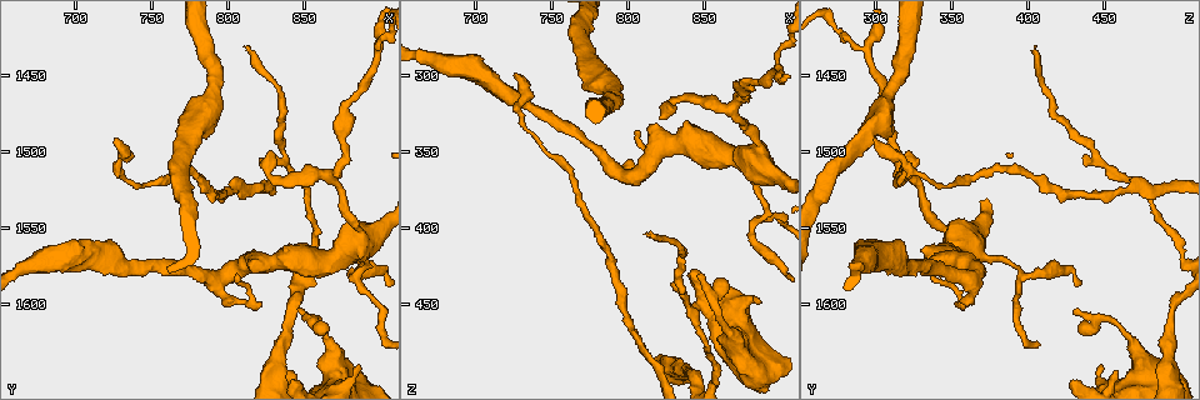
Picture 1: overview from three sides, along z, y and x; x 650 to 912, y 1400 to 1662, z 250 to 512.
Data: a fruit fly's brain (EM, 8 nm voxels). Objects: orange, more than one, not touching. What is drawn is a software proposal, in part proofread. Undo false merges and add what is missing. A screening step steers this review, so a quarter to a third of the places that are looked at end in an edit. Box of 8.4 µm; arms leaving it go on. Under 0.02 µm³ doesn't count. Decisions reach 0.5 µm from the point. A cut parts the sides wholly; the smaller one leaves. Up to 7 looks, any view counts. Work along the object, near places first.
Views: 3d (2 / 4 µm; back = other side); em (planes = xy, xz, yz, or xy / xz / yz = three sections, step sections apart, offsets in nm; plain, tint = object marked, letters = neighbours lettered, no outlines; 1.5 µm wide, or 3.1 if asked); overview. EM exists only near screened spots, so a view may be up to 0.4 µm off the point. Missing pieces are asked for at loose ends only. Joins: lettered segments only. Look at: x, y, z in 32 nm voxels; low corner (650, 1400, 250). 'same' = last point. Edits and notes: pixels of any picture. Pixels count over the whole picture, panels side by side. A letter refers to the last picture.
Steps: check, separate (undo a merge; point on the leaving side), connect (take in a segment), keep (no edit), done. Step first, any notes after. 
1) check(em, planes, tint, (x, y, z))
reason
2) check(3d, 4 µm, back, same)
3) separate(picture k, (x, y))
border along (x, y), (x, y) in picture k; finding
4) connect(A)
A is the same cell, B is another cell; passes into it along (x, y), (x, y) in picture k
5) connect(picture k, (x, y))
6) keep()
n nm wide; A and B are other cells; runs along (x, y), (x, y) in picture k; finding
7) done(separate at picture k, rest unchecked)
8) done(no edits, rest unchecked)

check(3d, 2 µm, (730, 1504, 316))
calibre changes

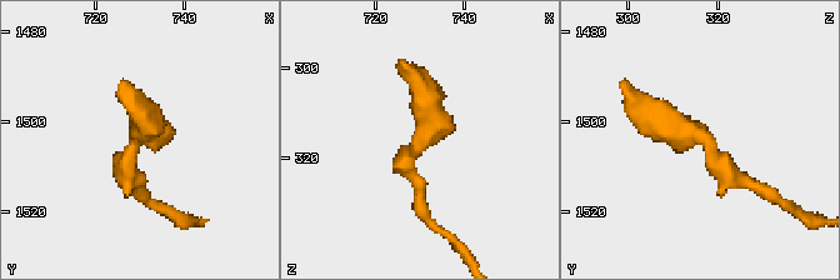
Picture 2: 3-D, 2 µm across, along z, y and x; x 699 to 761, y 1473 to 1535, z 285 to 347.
check(em, xz, step 4, tint, (731, 1504, 317))
now the EM

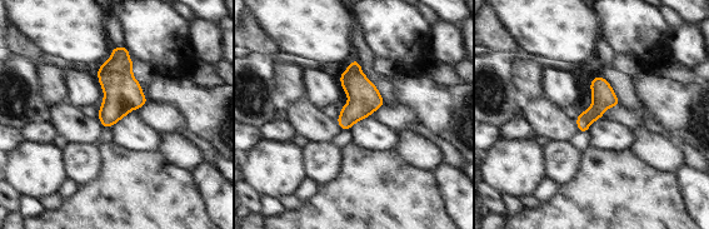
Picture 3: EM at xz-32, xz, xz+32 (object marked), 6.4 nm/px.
check(em, xz, step 4, letters, same)
what lies round it

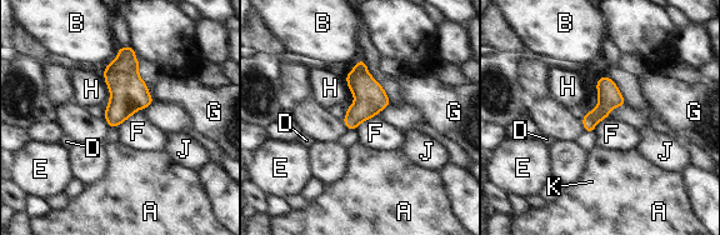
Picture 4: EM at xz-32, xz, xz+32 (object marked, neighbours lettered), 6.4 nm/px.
keep()
A, B, D, E, F, G, H, J and K are other cells; border along (144, 108), (140, 108), (116, 126) in picture 4; all the same cell

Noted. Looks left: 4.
check(3d, 4 µm, (812, 1432, 402))
thin end

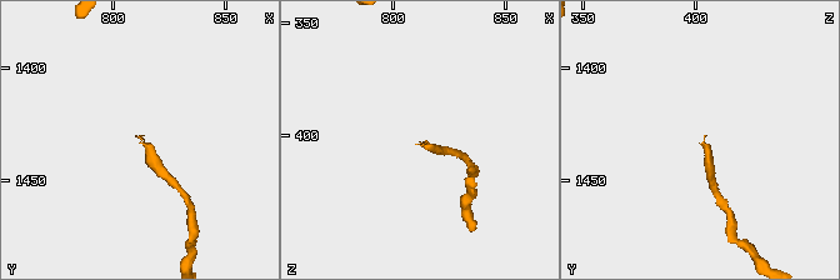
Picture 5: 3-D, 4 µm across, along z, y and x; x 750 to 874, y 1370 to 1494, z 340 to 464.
check(em, planes, letters, (812, 1431, 404))

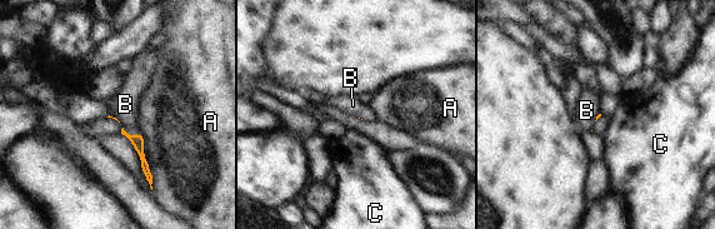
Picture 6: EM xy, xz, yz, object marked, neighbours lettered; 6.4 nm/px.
connect(B)
B is the same cell, A and C are other cells; passes into it along (138, 140), (129, 134), (125, 104) in picture 6; the cell continues

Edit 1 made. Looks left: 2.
check(3d, 4 µm, (886, 1640, 448))
branch stops here

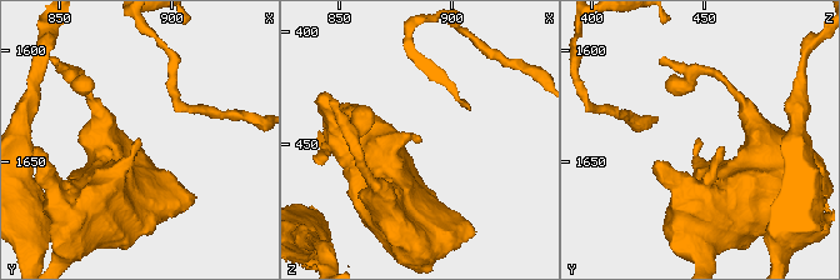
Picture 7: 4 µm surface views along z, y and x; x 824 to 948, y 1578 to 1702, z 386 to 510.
check(em, planes, letters, (886, 1639, 447))
now the EM

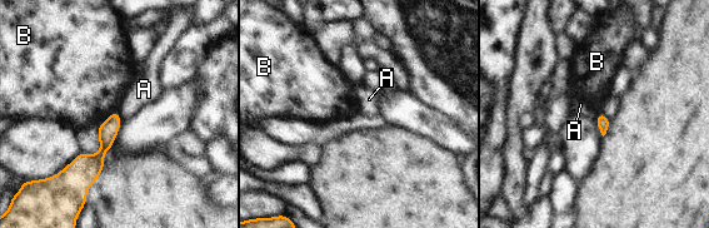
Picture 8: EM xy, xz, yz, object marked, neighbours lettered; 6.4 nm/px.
keep()
A and B are other cells; border along (79, 153), (59, 173) in picture 8; none of them fits

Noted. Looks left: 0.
done(connect at picture 6, rest unchecked)

